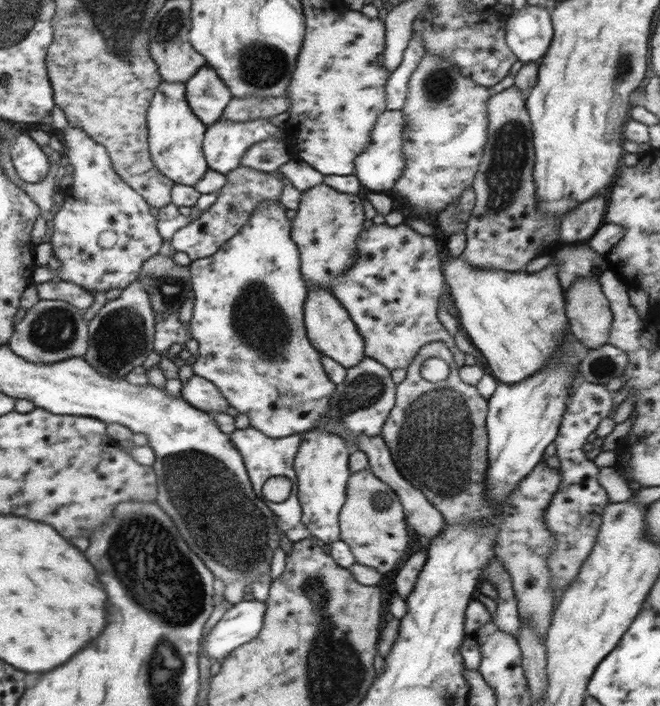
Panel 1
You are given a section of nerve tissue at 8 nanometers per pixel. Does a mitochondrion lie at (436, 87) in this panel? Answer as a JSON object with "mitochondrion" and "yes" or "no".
{"mitochondrion":"yes"}

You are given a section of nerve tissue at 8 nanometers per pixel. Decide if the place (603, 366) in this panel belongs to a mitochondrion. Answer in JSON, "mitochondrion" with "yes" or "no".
{"mitochondrion":"yes"}

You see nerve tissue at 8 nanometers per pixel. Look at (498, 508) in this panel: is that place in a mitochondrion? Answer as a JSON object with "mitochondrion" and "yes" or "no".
{"mitochondrion":"no"}

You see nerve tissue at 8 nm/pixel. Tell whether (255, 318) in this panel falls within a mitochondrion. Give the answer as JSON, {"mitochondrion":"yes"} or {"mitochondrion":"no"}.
{"mitochondrion":"yes"}

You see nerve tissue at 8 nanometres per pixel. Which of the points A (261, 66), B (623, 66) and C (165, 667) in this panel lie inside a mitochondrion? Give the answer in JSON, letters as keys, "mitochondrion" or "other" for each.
{"A":"mitochondrion","B":"mitochondrion","C":"mitochondrion"}

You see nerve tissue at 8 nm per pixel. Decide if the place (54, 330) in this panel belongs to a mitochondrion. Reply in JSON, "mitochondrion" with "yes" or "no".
{"mitochondrion":"yes"}

